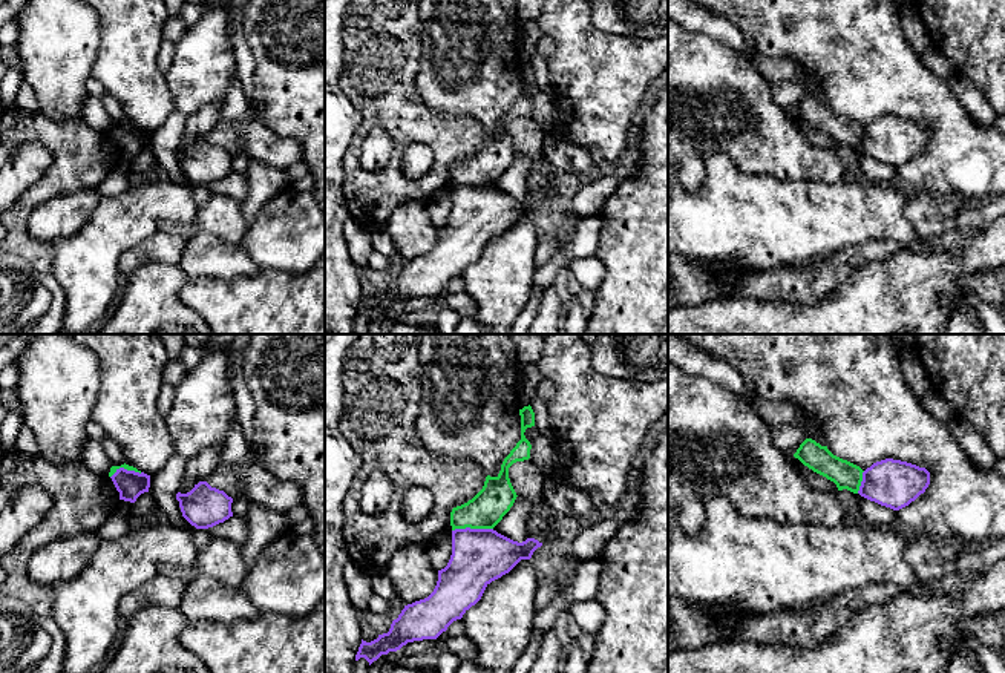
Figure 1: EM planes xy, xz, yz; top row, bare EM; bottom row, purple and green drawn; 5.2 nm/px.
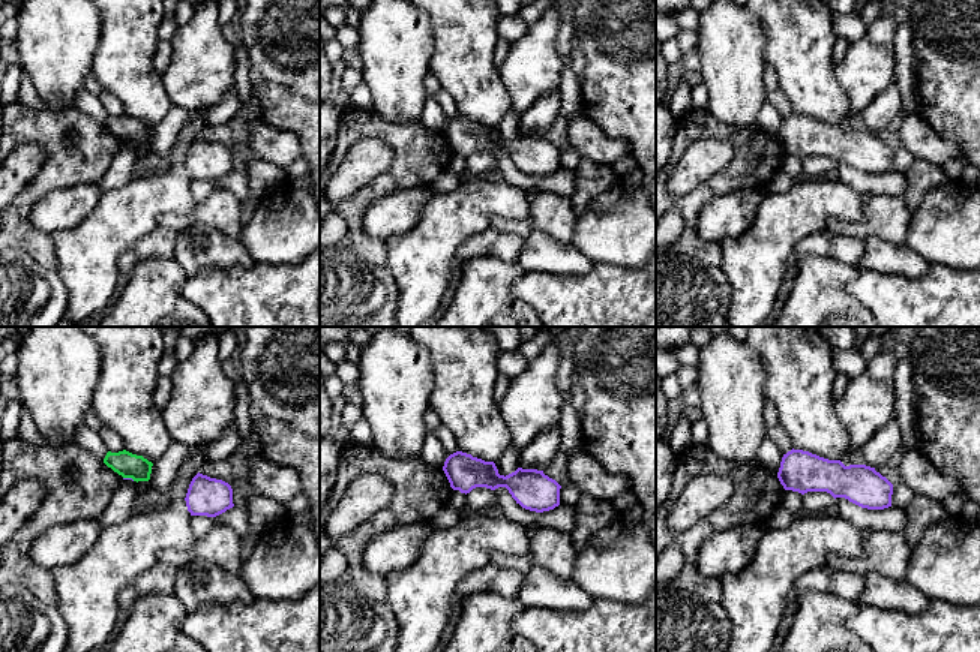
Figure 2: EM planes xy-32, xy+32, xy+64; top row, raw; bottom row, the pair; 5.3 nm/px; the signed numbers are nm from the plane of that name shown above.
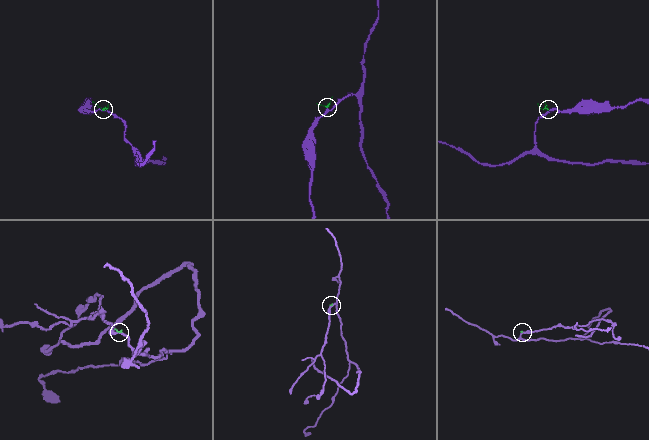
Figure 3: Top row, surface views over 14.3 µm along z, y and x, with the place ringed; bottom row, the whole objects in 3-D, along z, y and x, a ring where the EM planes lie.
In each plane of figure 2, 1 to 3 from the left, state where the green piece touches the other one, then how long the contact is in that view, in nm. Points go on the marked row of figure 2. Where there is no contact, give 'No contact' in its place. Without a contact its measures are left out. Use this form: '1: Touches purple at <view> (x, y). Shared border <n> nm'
1: Touches purple at xy-32 (129, 478). Shared border 70 nm
2: No contact
3: No contact

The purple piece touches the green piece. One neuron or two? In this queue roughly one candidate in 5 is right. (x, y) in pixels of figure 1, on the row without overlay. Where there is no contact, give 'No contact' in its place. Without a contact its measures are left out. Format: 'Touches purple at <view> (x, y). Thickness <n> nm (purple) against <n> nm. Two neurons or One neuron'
Touches purple at xz (472, 186). Thickness 280 nm (purple) against 190 nm. Two neurons

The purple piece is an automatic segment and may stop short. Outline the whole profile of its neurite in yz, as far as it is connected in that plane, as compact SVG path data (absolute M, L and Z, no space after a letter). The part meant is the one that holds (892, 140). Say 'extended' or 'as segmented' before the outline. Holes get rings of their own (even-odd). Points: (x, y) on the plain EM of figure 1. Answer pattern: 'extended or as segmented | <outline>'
as segmented | M886 115L863 129L858 150L881 163L899 167L915 158L930 141L930 129L916 121Z

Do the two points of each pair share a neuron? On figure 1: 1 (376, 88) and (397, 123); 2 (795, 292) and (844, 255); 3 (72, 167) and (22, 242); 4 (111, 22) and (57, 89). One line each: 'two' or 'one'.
1: one
2: one
3: one
4: two

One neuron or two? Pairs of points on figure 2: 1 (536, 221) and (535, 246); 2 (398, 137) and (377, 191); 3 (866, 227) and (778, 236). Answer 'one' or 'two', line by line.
1: two
2: one
3: two

